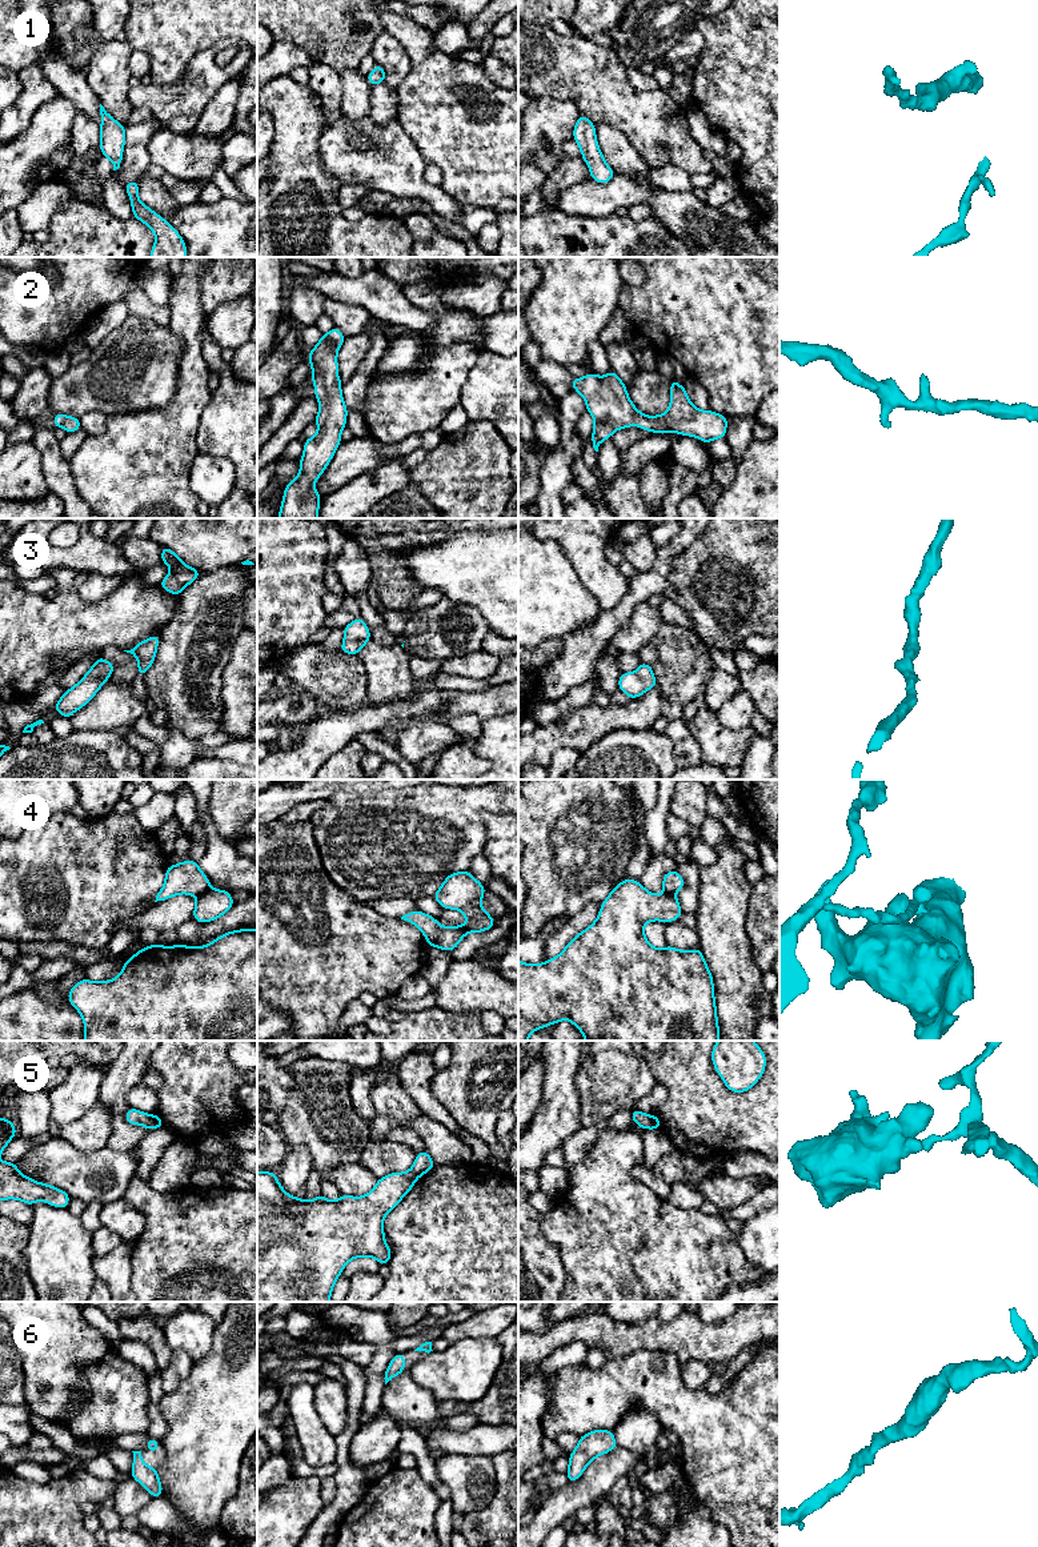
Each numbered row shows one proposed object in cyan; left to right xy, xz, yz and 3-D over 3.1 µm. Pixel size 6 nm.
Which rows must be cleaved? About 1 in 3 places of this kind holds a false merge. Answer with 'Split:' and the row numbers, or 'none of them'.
Split: 4, 5

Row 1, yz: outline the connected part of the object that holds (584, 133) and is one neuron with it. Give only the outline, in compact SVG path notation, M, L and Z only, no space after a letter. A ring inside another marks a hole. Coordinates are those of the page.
M582 113L573 129L573 139L581 149L581 156L588 164L590 179L600 184L608 184L616 172L606 164L596 139L596 125Z

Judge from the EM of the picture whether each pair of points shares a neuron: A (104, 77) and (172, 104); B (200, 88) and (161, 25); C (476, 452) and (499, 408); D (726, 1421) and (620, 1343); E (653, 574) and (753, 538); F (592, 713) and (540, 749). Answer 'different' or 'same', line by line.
A: different
B: different
C: different
D: different
E: different
F: same

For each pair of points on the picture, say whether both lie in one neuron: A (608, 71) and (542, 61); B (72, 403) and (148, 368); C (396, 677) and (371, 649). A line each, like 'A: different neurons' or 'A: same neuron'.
A: same neuron
B: same neuron
C: same neuron

